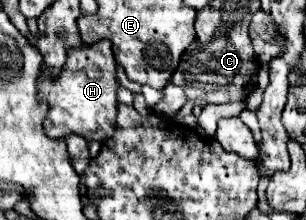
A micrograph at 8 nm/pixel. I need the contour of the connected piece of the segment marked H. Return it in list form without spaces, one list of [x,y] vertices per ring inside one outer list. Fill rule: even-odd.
[[[108,40],[68,50],[67,60],[56,80],[52,80],[48,72],[40,72],[38,76],[38,96],[40,102],[48,106],[48,114],[42,122],[46,136],[64,138],[64,134],[78,134],[88,142],[108,138],[116,126],[116,88],[116,60]]]

